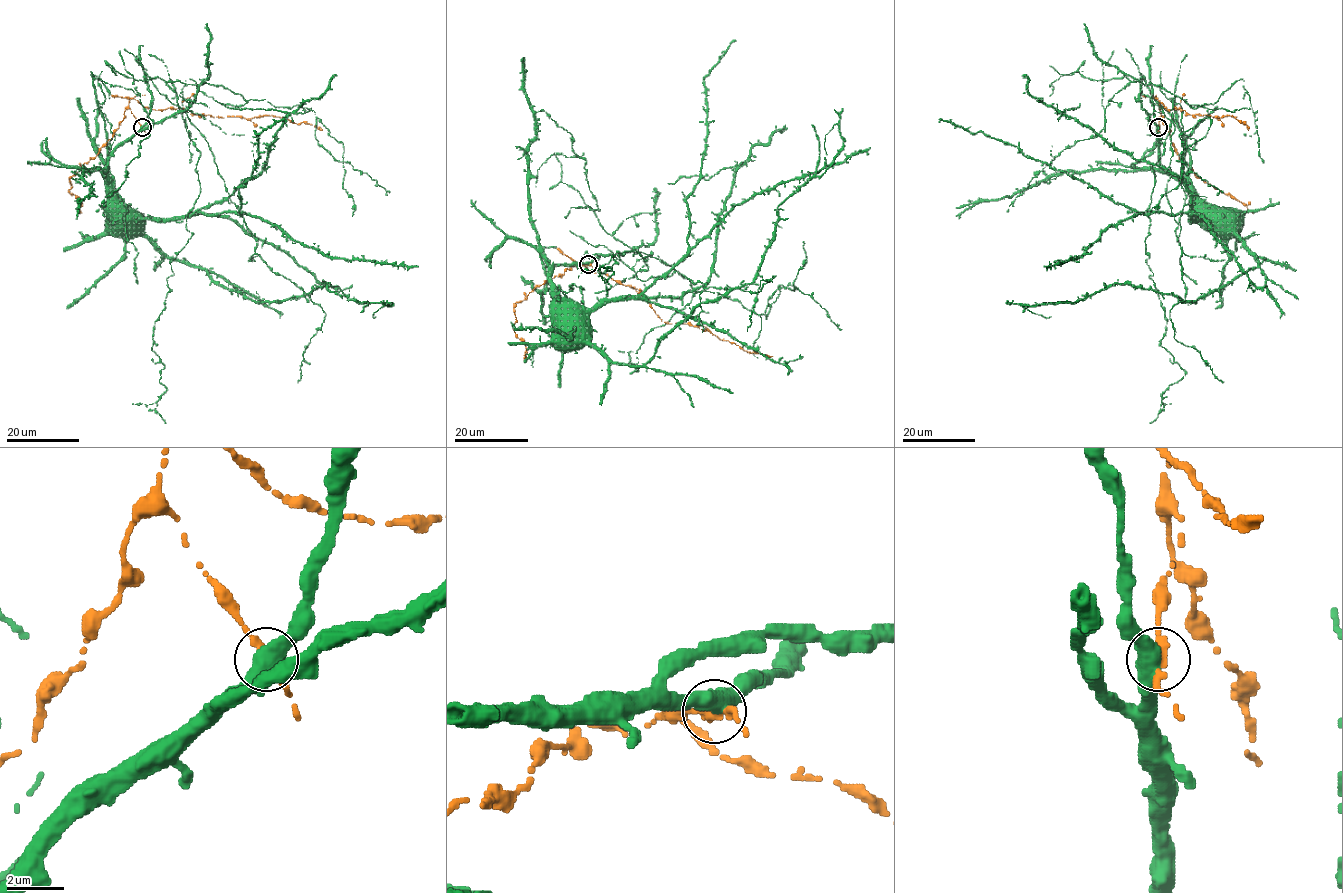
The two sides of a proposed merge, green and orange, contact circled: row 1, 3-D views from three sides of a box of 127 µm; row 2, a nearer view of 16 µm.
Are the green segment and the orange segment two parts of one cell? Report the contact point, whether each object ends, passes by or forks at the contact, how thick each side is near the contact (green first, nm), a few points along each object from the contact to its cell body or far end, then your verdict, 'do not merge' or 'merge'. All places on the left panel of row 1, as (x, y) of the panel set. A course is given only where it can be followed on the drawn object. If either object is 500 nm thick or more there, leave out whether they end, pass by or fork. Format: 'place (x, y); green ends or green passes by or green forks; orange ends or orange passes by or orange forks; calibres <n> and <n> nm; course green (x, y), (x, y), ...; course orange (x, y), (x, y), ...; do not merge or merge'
place (142, 127); green passes by; orange passes by; calibres 440 and 260 nm; course green (142, 127), (127, 138), (109, 158), (106, 175), (110, 180), (110, 193), (118, 207); course orange (142, 127), (128, 107), (130, 98), (156, 110), (184, 107), (221, 117), (271, 115), (322, 130); merge

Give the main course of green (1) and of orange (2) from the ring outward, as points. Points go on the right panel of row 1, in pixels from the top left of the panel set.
1: (1159, 127), (1161, 164), (1209, 204), (1208, 207)
2: (1159, 127), (1157, 98), (1167, 110), (1179, 107), (1218, 118), (1232, 115), (1248, 130)

